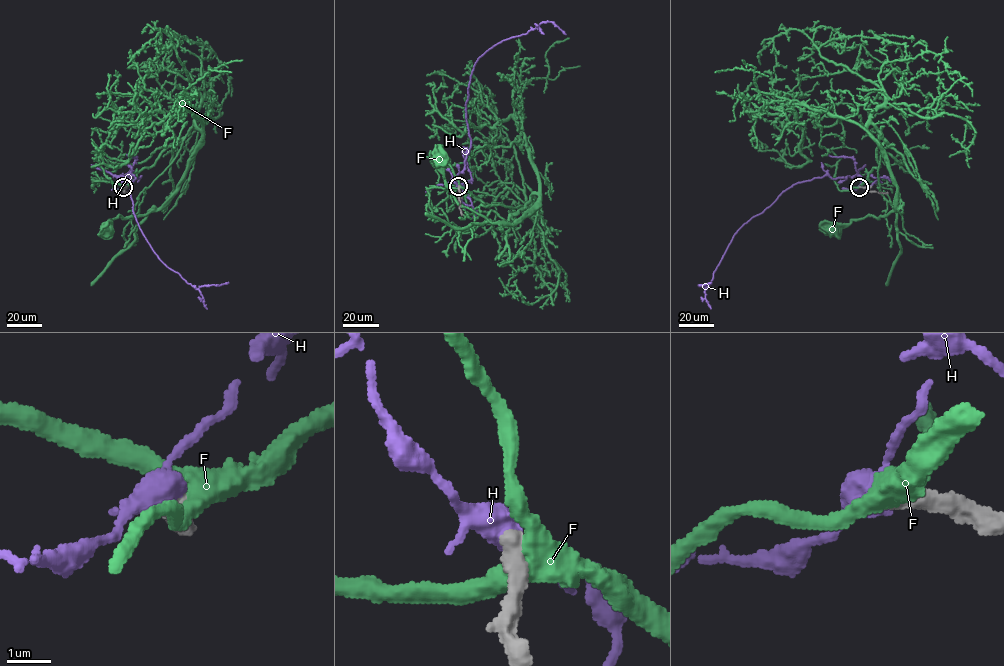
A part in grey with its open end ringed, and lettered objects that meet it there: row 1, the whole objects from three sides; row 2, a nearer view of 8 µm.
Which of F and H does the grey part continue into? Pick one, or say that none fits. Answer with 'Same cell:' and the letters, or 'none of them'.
Same cell: none of them

